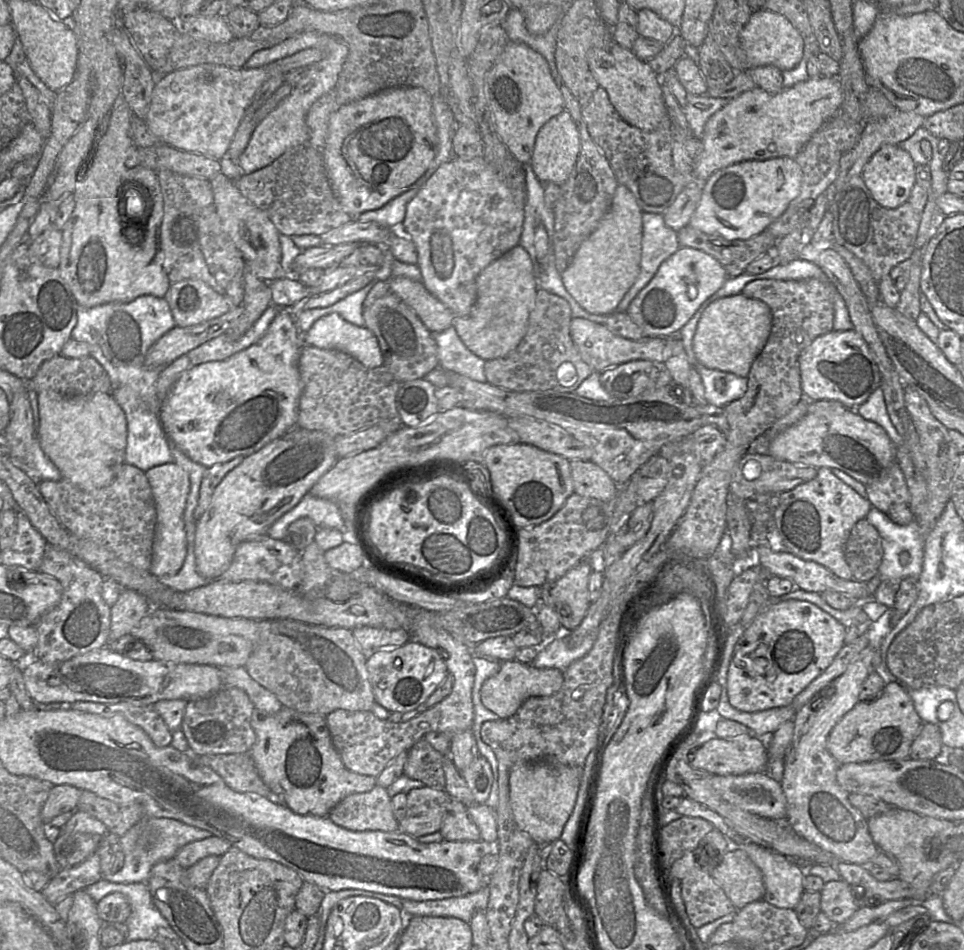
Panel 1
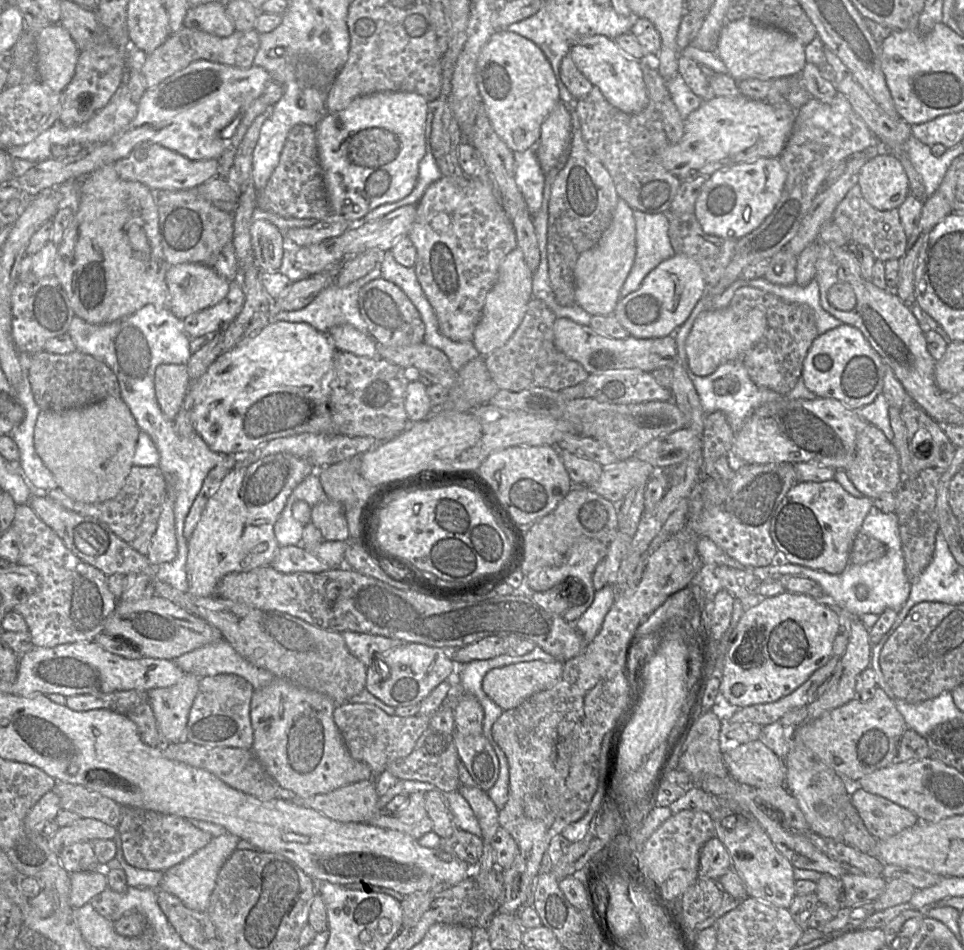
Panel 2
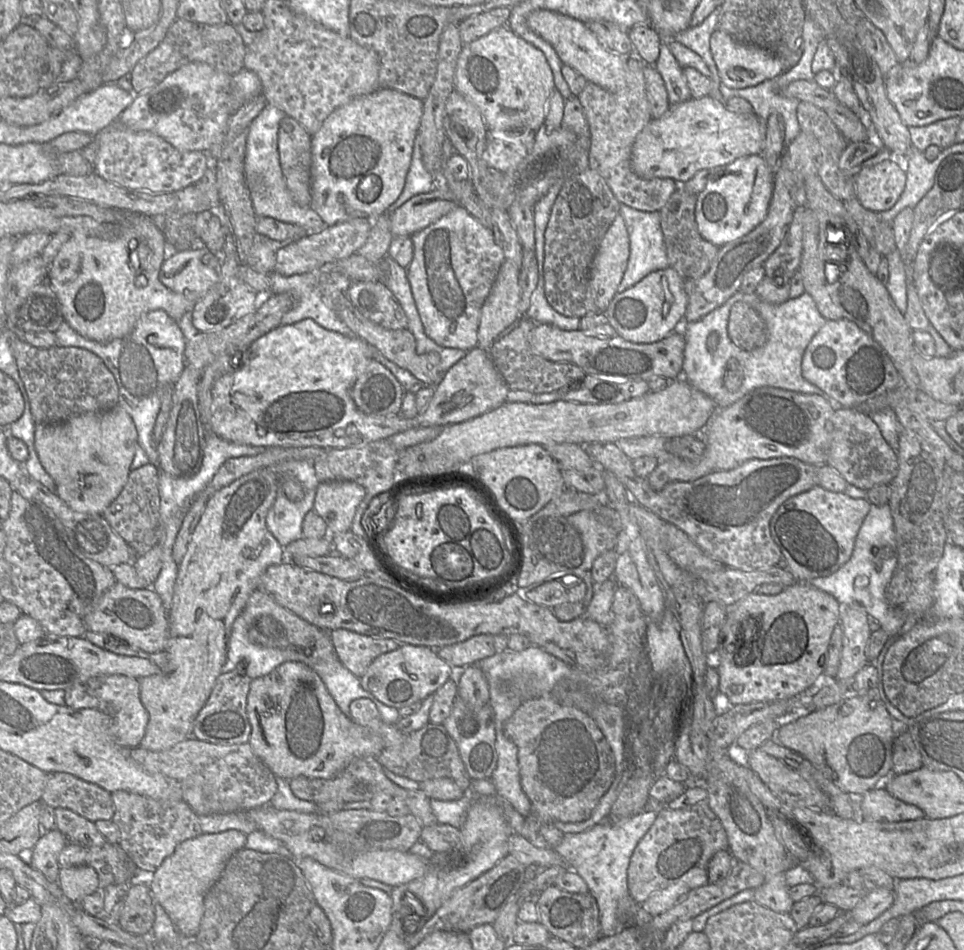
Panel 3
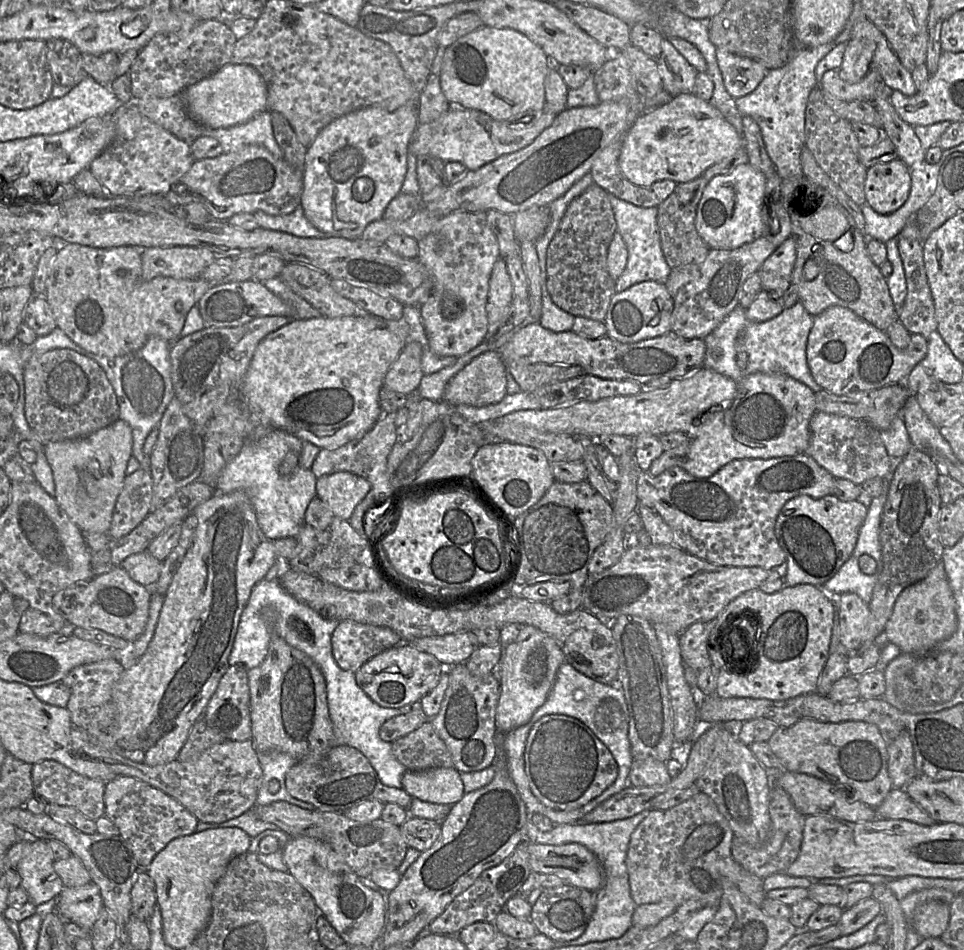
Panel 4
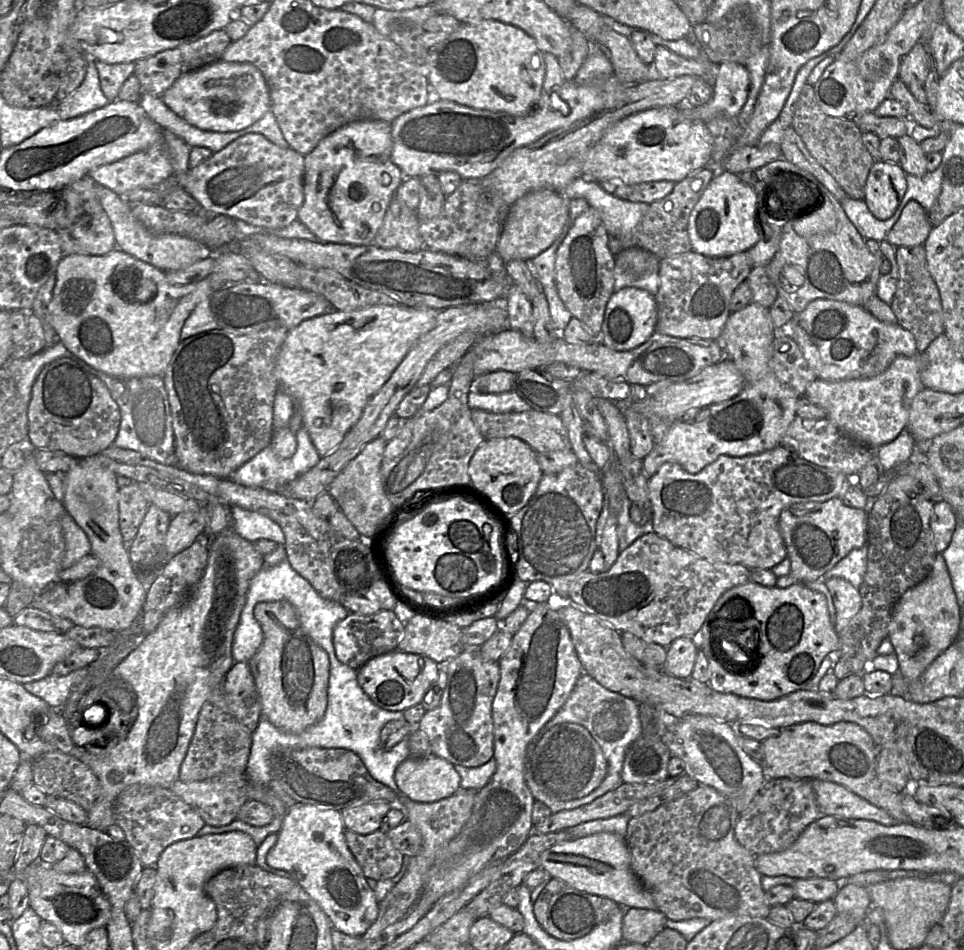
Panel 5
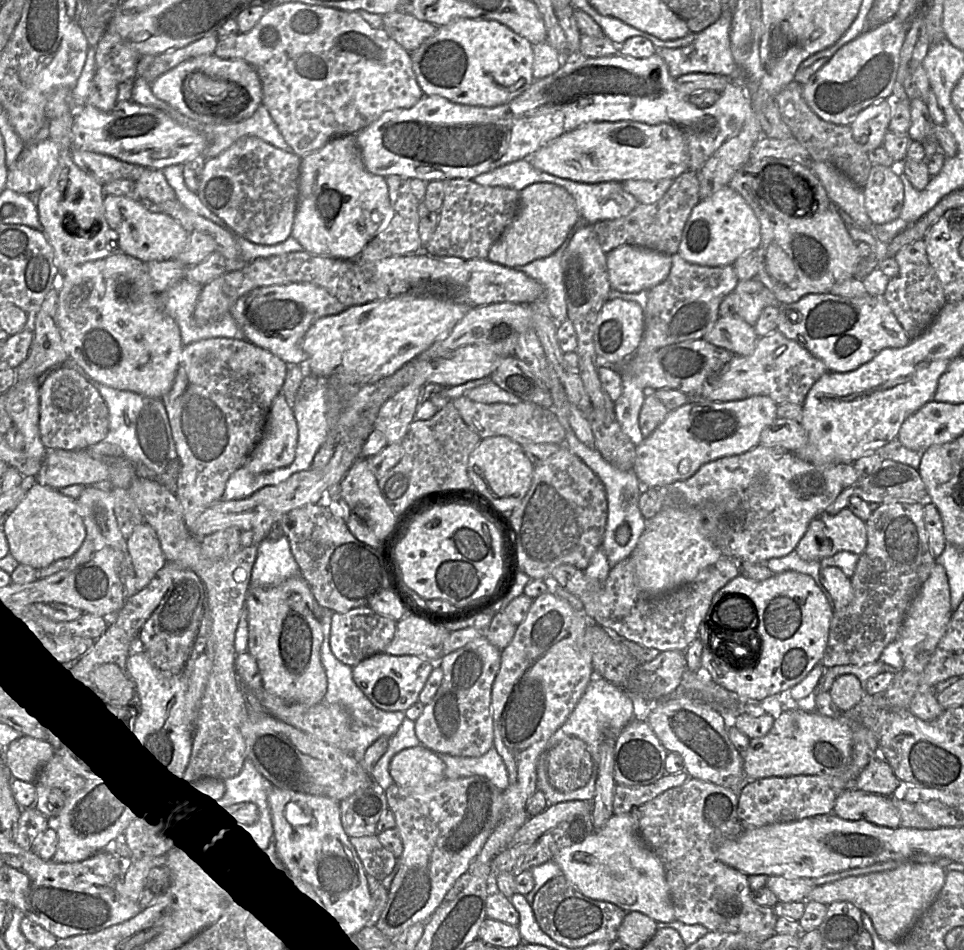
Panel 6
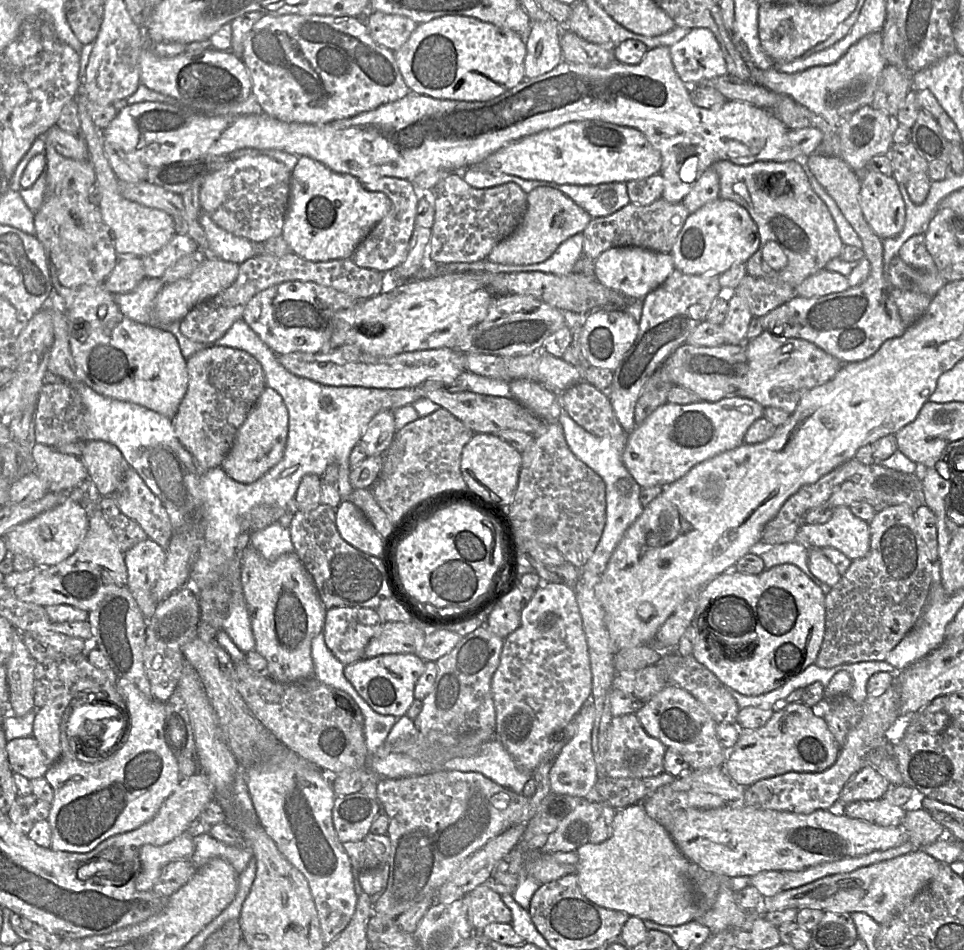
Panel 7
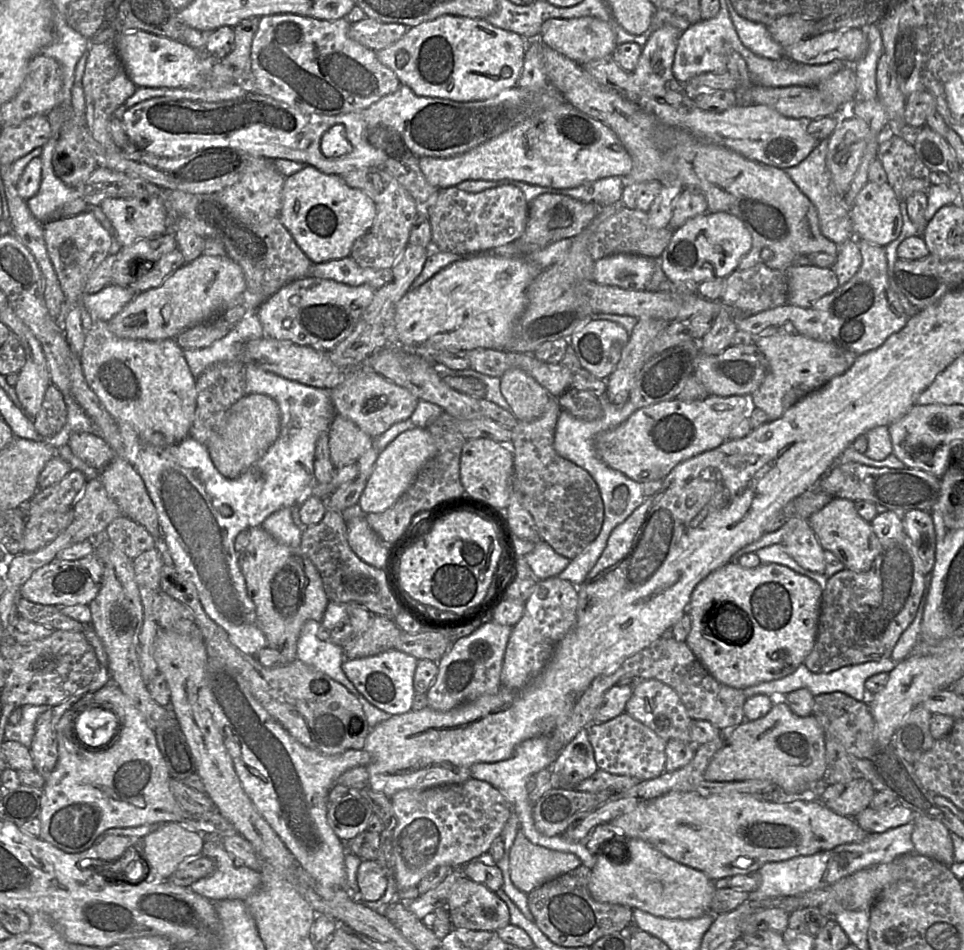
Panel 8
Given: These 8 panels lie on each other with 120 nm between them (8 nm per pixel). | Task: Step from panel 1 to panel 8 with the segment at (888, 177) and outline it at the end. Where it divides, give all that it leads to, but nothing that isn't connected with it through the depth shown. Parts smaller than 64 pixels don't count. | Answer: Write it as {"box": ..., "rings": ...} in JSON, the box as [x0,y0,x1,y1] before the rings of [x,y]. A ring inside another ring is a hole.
{"box":[849,181,903,247],"rings":[[[868,181],[858,193],[854,204],[850,208],[849,216],[855,238],[866,240],[881,247],[885,247],[897,239],[903,225],[900,201],[887,182],[877,184]]]}

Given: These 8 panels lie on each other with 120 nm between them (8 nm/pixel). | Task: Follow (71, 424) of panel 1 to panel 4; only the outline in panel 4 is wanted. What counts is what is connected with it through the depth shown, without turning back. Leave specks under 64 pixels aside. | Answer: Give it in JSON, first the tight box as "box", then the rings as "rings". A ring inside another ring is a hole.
{"box":[43,418,132,533],"rings":[[[120,418],[85,438],[49,442],[44,445],[43,451],[52,469],[55,483],[55,500],[82,532],[109,533],[115,503],[127,477],[125,471],[132,457],[132,446],[132,429]]]}

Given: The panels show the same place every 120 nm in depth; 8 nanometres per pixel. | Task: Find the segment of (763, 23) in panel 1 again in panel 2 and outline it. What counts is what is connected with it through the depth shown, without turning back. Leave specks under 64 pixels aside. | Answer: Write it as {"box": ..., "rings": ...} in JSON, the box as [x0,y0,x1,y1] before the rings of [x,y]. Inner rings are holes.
{"box":[716,19,805,81],"rings":[[[749,19],[726,22],[721,28],[716,53],[736,81],[749,78],[768,80],[797,76],[805,67],[805,46],[793,35]]]}

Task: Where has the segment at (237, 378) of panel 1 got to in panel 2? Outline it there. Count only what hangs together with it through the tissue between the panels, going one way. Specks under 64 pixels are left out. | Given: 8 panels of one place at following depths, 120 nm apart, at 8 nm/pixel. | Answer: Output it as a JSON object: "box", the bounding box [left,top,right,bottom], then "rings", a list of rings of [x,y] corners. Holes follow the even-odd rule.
{"box":[188,321,336,454],"rings":[[[271,321],[256,336],[241,340],[231,350],[220,355],[199,379],[190,384],[188,392],[193,398],[191,423],[194,430],[212,451],[224,454],[249,453],[273,439],[301,433],[335,434],[328,403],[336,351],[328,334],[317,331],[307,323]]]}

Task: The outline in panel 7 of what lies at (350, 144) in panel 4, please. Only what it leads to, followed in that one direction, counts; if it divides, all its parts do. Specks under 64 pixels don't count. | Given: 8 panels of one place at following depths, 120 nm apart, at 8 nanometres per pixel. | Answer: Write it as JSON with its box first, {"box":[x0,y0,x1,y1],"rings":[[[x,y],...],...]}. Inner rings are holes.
{"box":[282,156,392,262],"rings":[[[299,156],[292,171],[290,201],[282,235],[291,252],[307,260],[323,262],[351,258],[362,240],[388,214],[391,207],[392,202],[385,193],[367,190],[355,176],[337,173],[311,157]]]}

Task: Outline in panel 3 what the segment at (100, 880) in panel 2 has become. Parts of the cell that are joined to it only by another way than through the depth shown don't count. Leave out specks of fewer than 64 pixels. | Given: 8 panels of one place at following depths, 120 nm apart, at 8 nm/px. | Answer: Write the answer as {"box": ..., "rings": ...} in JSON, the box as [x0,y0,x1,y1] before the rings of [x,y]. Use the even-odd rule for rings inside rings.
{"box":[58,864,100,903],"rings":[[[88,864],[60,867],[58,884],[73,903],[79,903],[85,896],[100,890],[98,874]]]}

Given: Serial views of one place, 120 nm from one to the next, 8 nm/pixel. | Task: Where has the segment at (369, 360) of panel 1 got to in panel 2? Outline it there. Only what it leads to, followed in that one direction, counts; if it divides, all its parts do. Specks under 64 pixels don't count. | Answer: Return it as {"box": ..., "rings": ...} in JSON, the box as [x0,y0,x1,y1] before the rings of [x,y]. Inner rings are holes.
{"box":[327,325,379,359],"rings":[[[352,325],[332,327],[327,334],[336,350],[372,359],[379,357],[376,341],[369,334],[360,332]]]}

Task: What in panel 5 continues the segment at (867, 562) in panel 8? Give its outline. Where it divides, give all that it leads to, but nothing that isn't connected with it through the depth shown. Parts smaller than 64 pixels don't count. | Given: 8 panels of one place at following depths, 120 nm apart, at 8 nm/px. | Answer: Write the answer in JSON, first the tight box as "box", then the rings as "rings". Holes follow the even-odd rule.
{"box":[776,498,868,588],"rings":[[[841,498],[796,503],[781,512],[779,529],[787,558],[791,562],[791,570],[789,575],[777,579],[776,587],[787,588],[795,583],[820,579],[851,550],[865,546],[868,541],[868,513],[864,509],[846,506]]]}

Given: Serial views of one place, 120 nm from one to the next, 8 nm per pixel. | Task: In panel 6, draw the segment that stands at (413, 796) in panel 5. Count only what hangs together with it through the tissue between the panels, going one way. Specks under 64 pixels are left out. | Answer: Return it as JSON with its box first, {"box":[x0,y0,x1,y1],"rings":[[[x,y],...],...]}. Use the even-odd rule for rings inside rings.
{"box":[389,746,445,792],"rings":[[[423,746],[398,752],[390,761],[389,772],[399,787],[424,792],[445,777],[439,755]]]}

